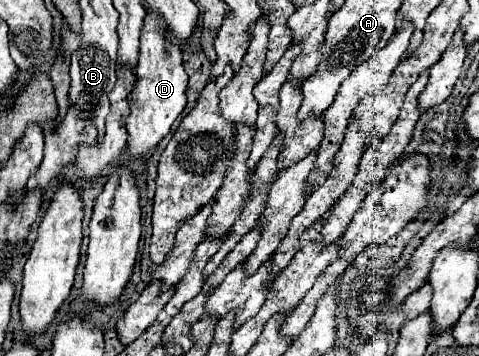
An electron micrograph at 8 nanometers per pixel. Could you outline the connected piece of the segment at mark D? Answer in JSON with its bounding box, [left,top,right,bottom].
[128,16,188,164]

